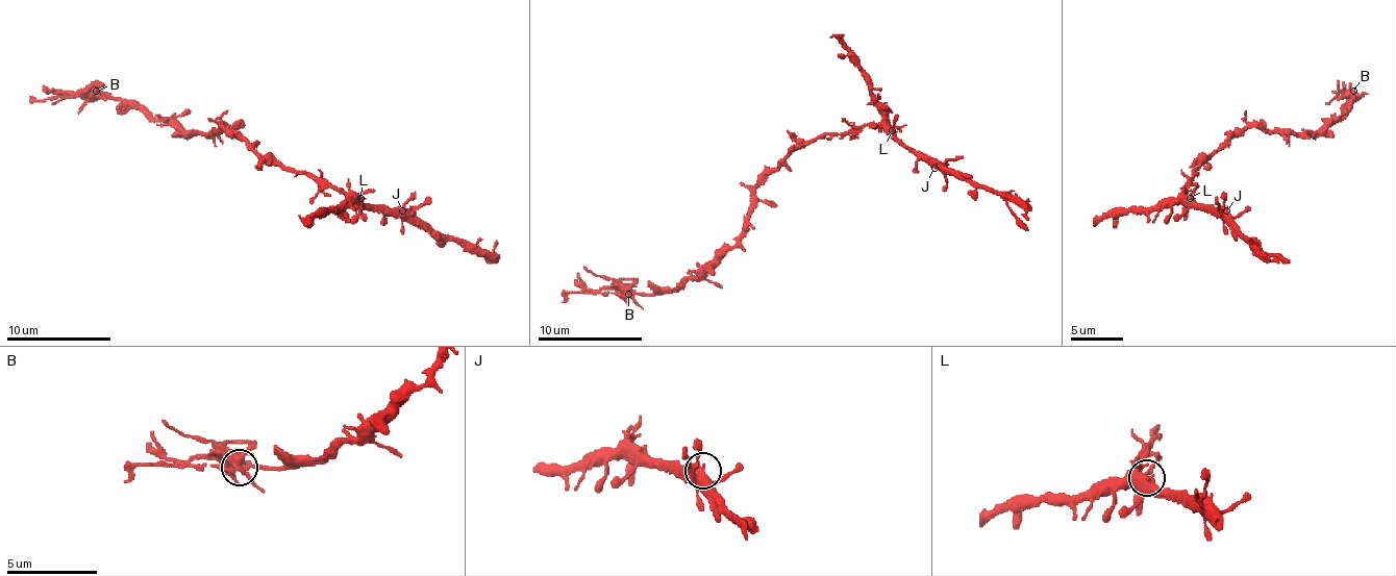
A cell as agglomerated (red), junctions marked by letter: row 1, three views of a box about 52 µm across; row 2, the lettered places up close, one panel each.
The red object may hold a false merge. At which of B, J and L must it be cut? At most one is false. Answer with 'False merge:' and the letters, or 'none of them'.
False merge: B

